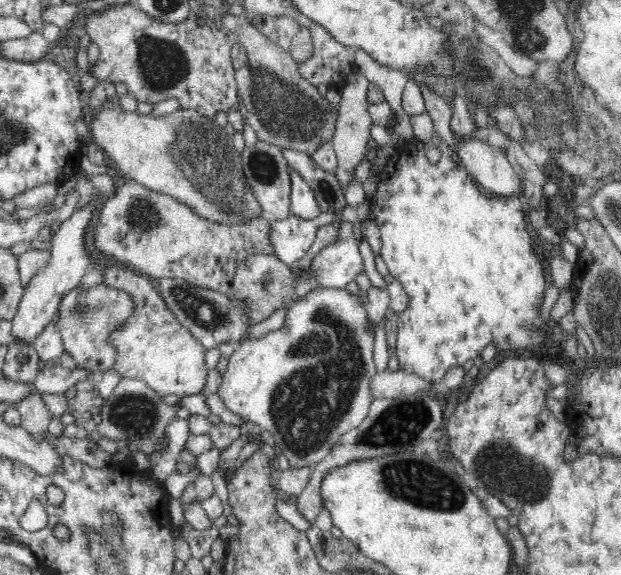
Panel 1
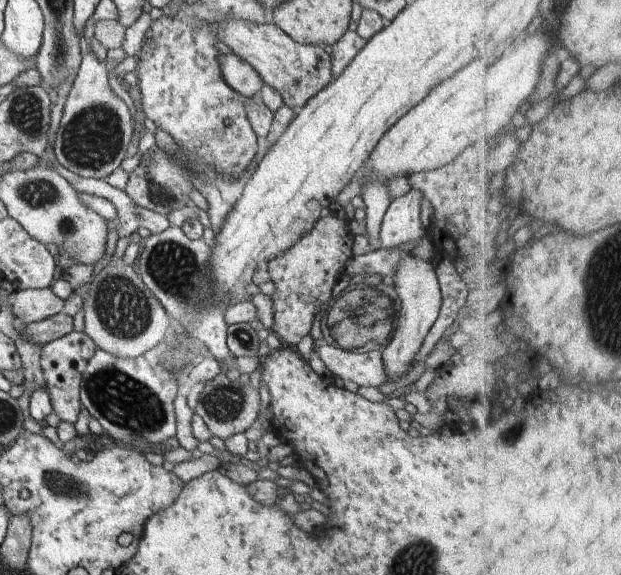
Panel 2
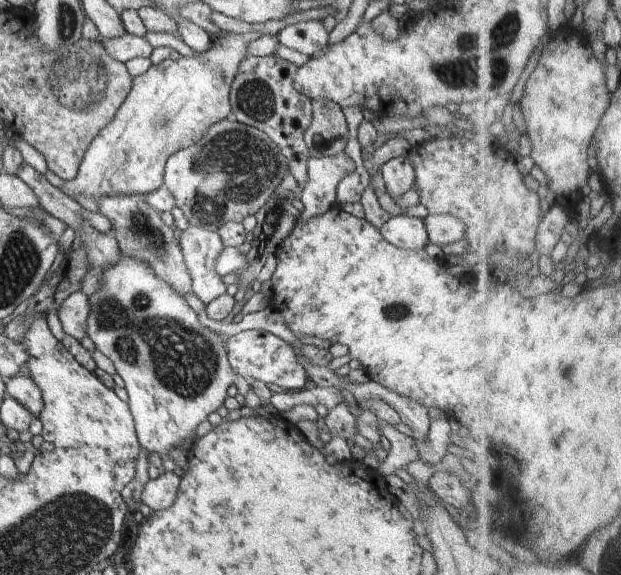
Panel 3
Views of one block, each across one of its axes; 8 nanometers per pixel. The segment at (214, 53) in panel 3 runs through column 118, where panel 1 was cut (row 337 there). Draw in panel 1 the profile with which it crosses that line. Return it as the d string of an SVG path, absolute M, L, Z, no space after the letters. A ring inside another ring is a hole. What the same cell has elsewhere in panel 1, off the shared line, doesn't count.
M103 264L104 276L103 284L116 290L123 290L133 300L133 314L128 321L116 327L109 334L107 342L115 348L116 356L112 370L120 374L120 378L131 378L144 381L152 390L155 390L160 396L174 395L185 397L193 395L203 390L206 383L206 360L204 354L206 349L198 342L192 333L174 317L174 313L168 309L162 295L154 287L153 279L146 275L136 274L134 269L120 268L119 265Z

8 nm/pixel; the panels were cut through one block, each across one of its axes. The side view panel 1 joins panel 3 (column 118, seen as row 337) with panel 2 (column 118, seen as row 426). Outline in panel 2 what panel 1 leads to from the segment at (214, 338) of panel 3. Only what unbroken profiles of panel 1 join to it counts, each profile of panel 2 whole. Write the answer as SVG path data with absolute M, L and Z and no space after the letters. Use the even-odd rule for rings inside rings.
M122 259L109 262L97 276L94 276L88 293L84 296L83 307L86 333L98 349L122 358L136 358L154 346L162 347L165 338L171 332L170 316L152 291L144 284L143 278L136 271L136 265L123 264Z

